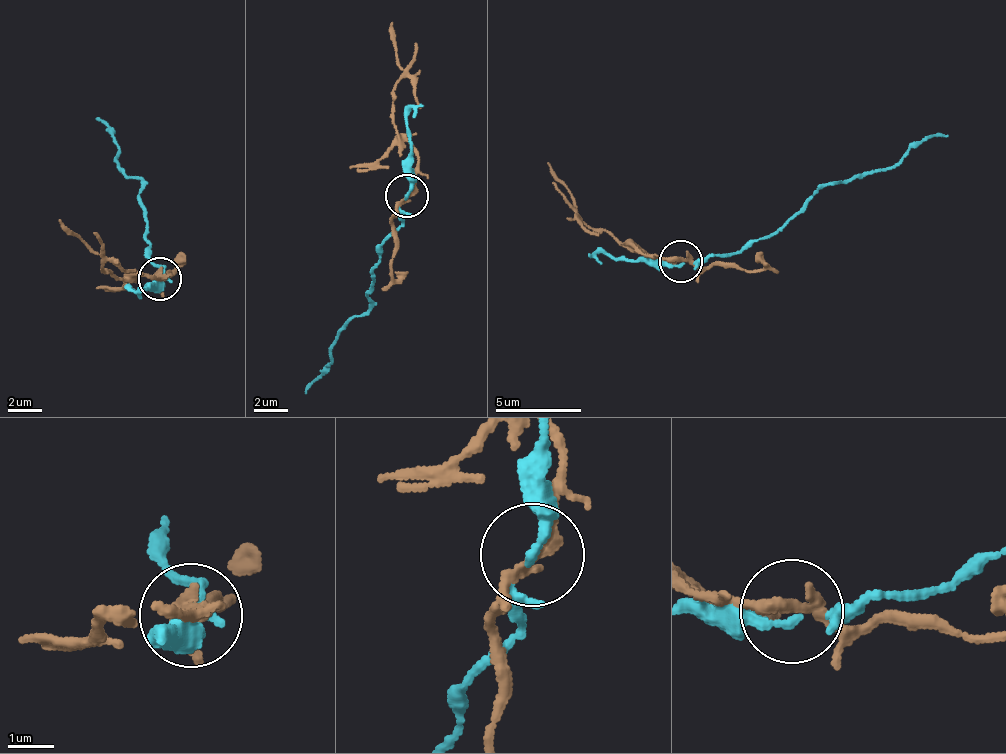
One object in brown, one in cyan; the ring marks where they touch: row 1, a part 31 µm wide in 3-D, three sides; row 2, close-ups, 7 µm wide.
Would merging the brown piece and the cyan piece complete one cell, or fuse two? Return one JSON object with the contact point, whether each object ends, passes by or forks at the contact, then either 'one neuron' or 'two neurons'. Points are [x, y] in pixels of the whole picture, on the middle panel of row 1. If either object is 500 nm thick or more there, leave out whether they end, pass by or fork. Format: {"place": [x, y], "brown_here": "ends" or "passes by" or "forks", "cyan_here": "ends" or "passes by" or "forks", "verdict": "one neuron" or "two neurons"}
{"place": [407, 196], "brown_here": "passes by", "cyan_here": "passes by", "verdict": "two neurons"}

